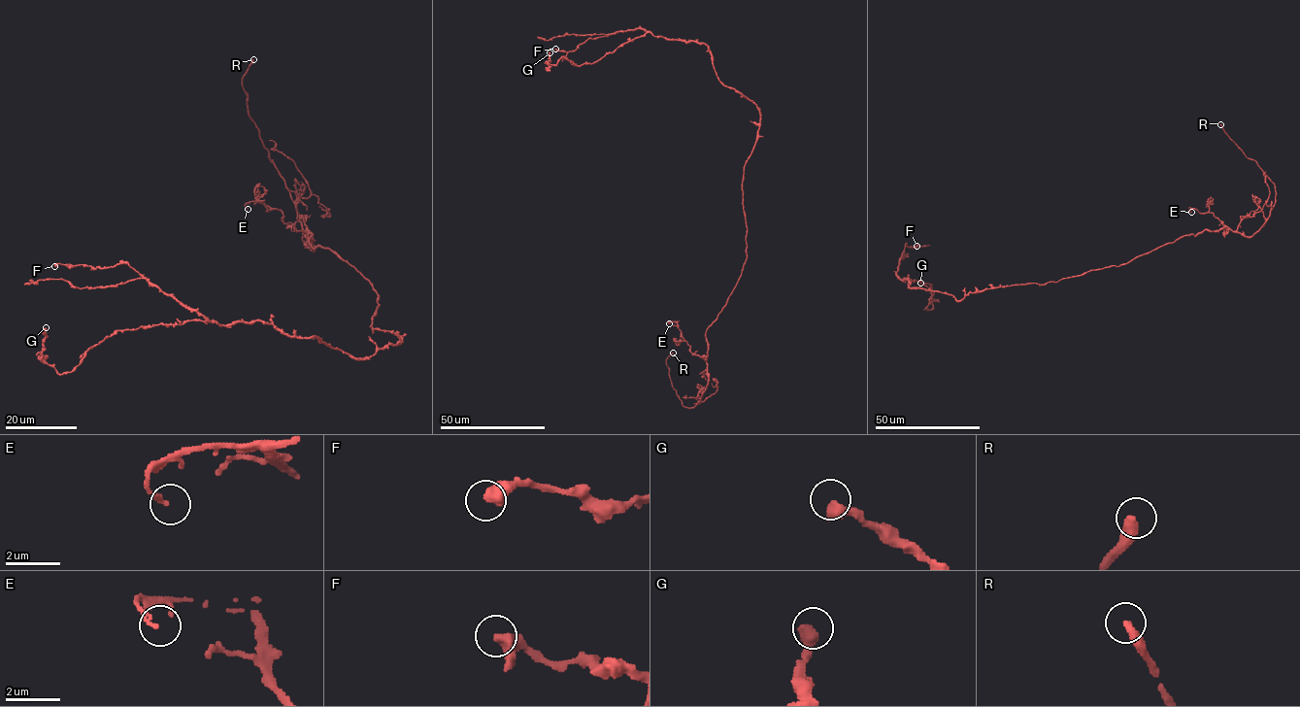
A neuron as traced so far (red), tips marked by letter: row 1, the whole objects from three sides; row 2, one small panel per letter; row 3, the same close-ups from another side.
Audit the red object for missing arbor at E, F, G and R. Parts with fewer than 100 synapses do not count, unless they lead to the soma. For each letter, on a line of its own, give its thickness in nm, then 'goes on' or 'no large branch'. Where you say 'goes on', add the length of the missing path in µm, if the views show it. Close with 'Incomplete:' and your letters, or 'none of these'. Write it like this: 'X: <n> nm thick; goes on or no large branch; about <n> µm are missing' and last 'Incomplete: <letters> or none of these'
E: 140 nm thick; no large branch
F: 400 nm thick; no large branch
G: 480 nm thick; no large branch
R: 400 nm thick; goes on; about 9 µm are missing
Incomplete: R

